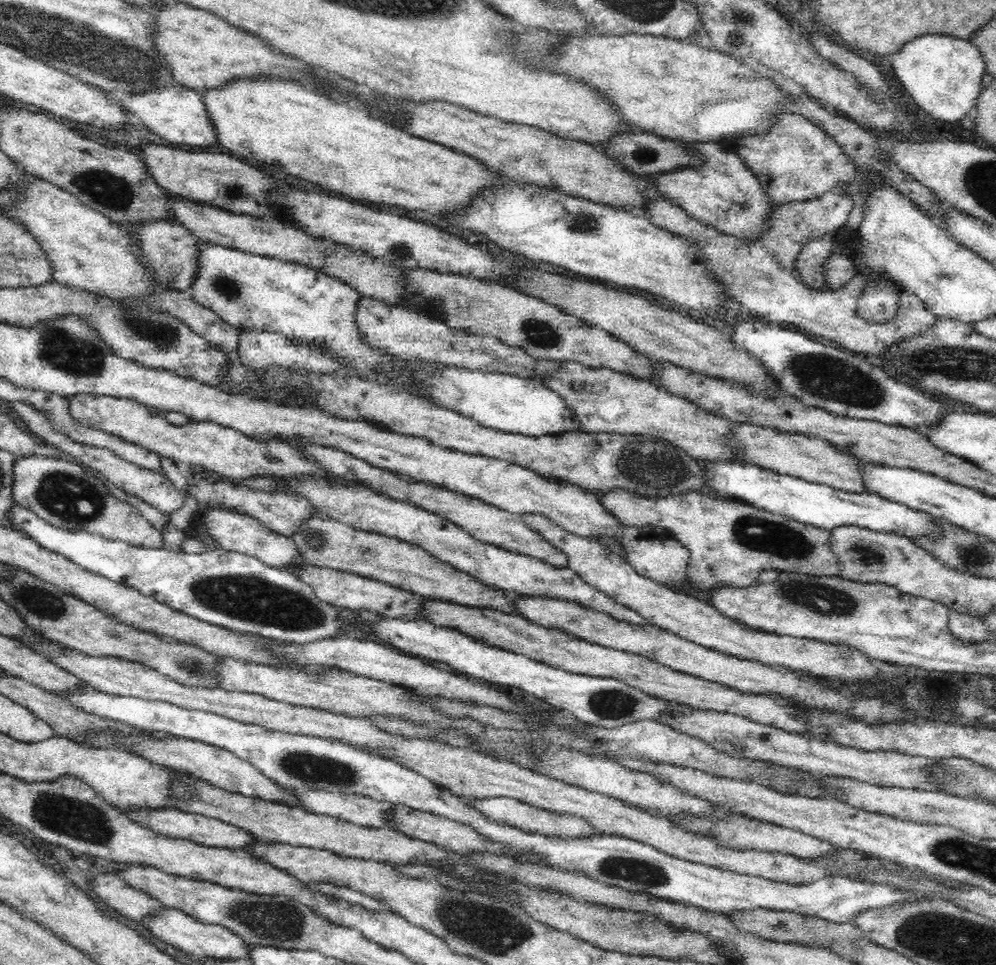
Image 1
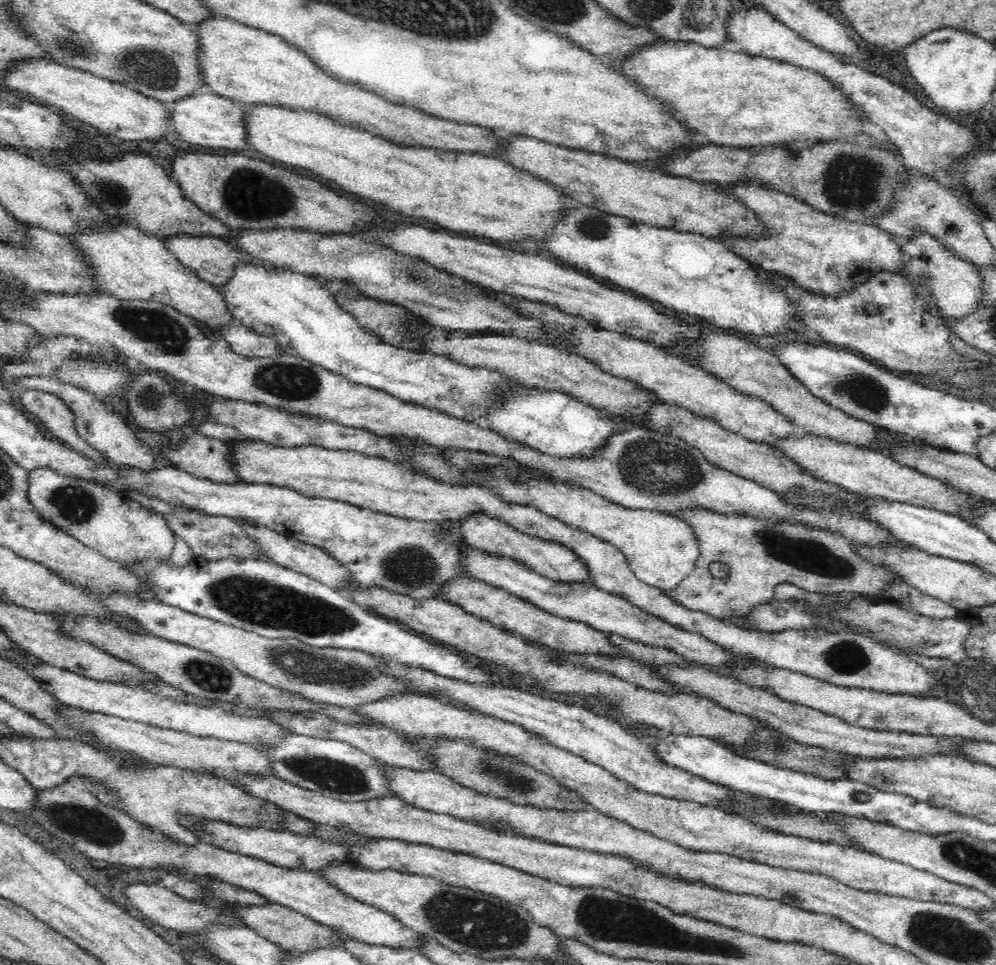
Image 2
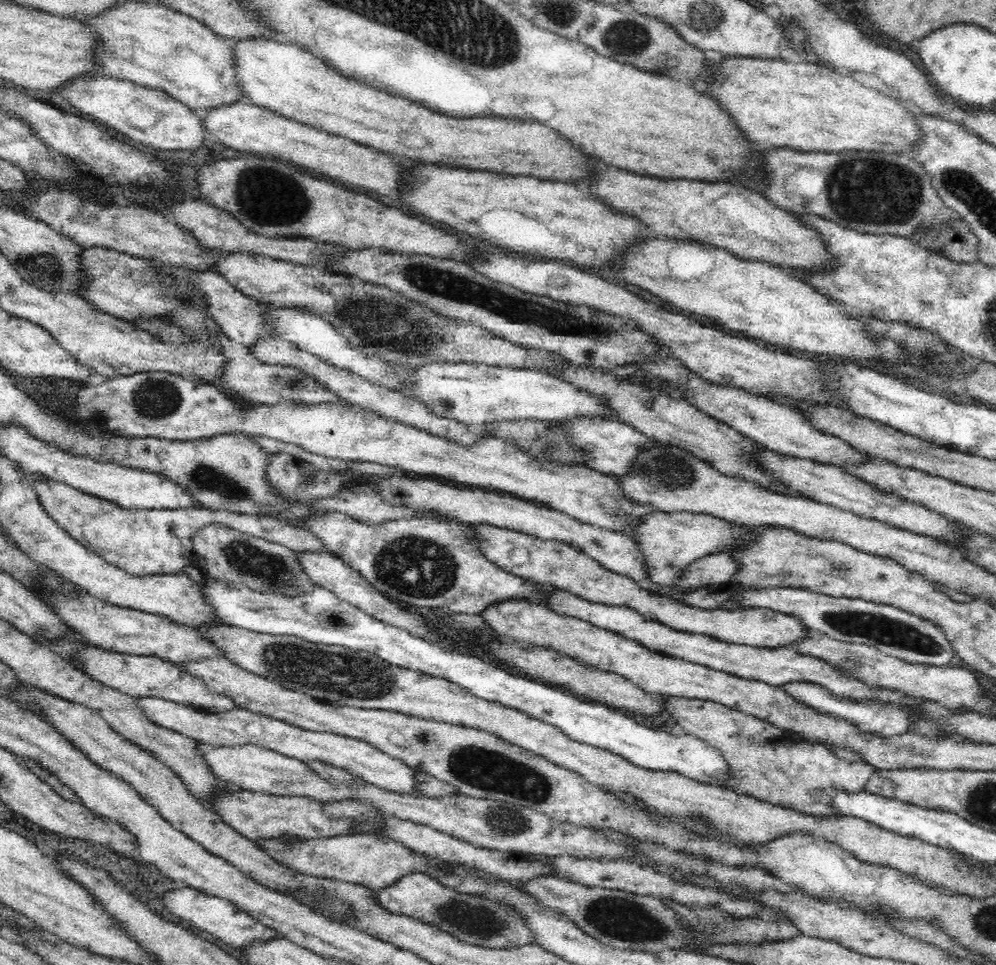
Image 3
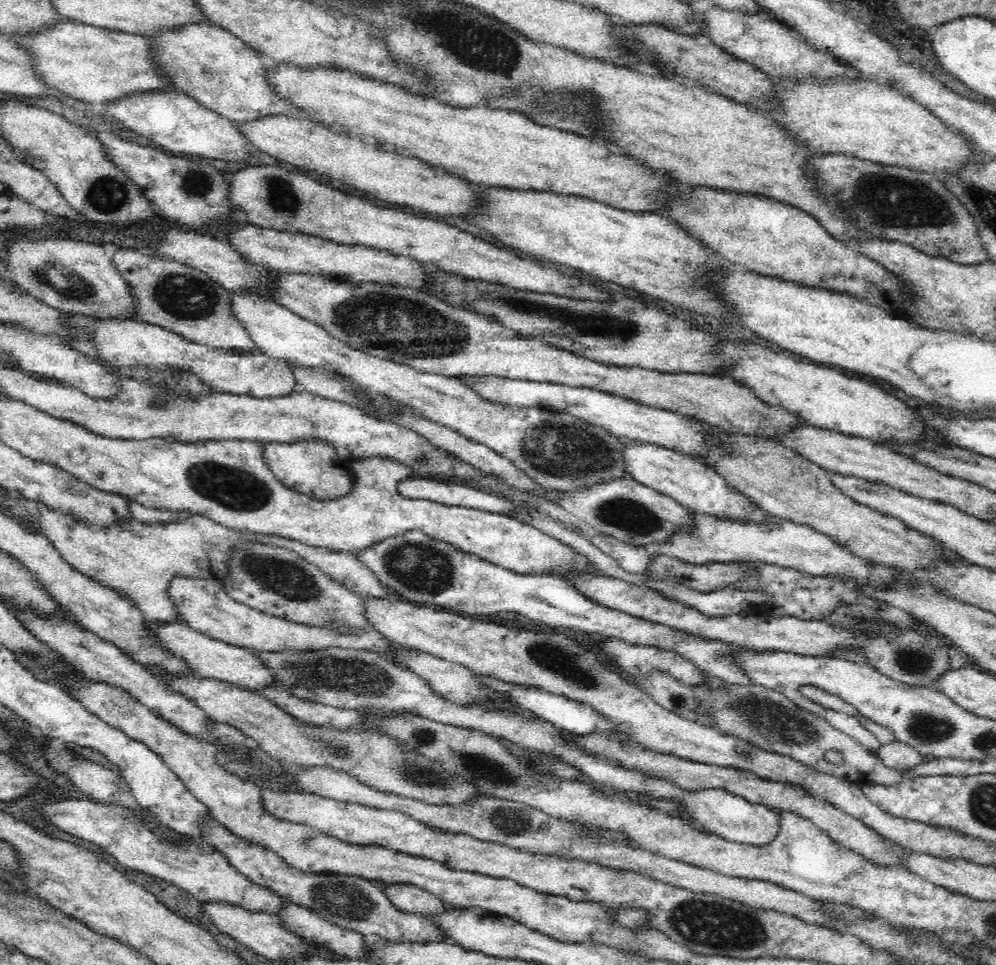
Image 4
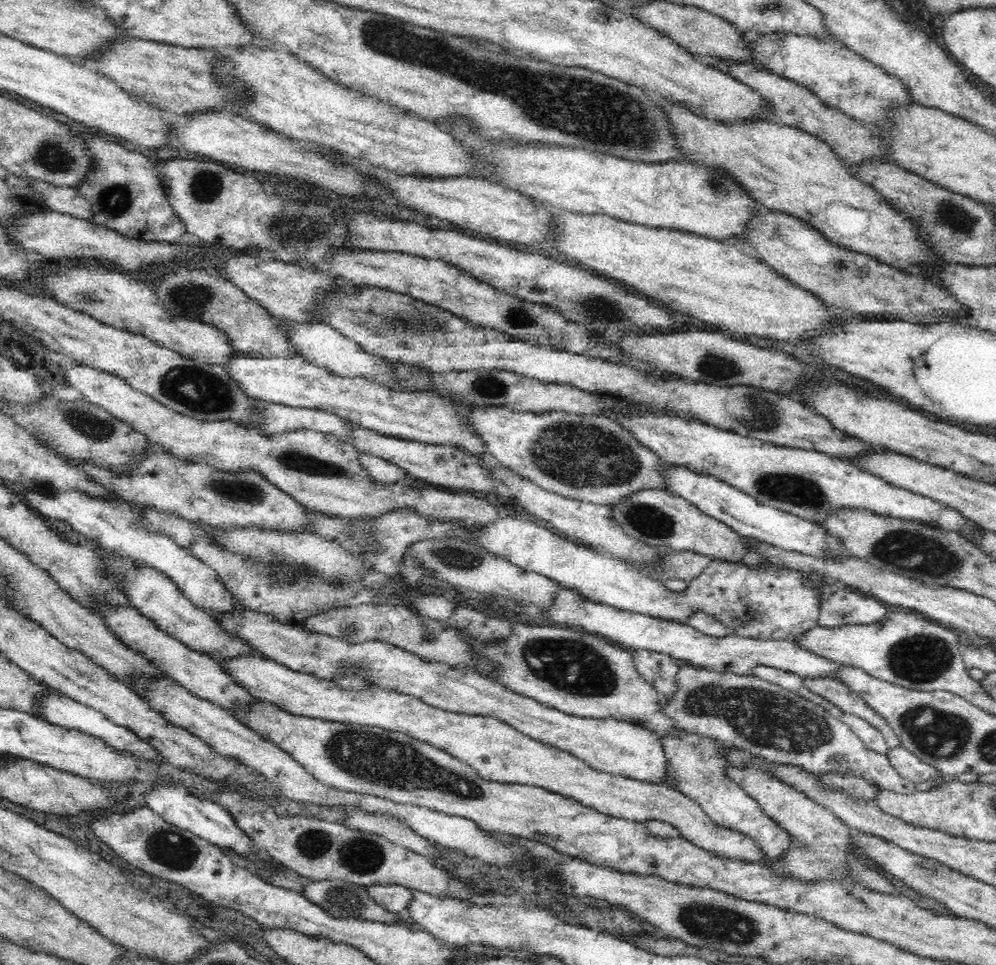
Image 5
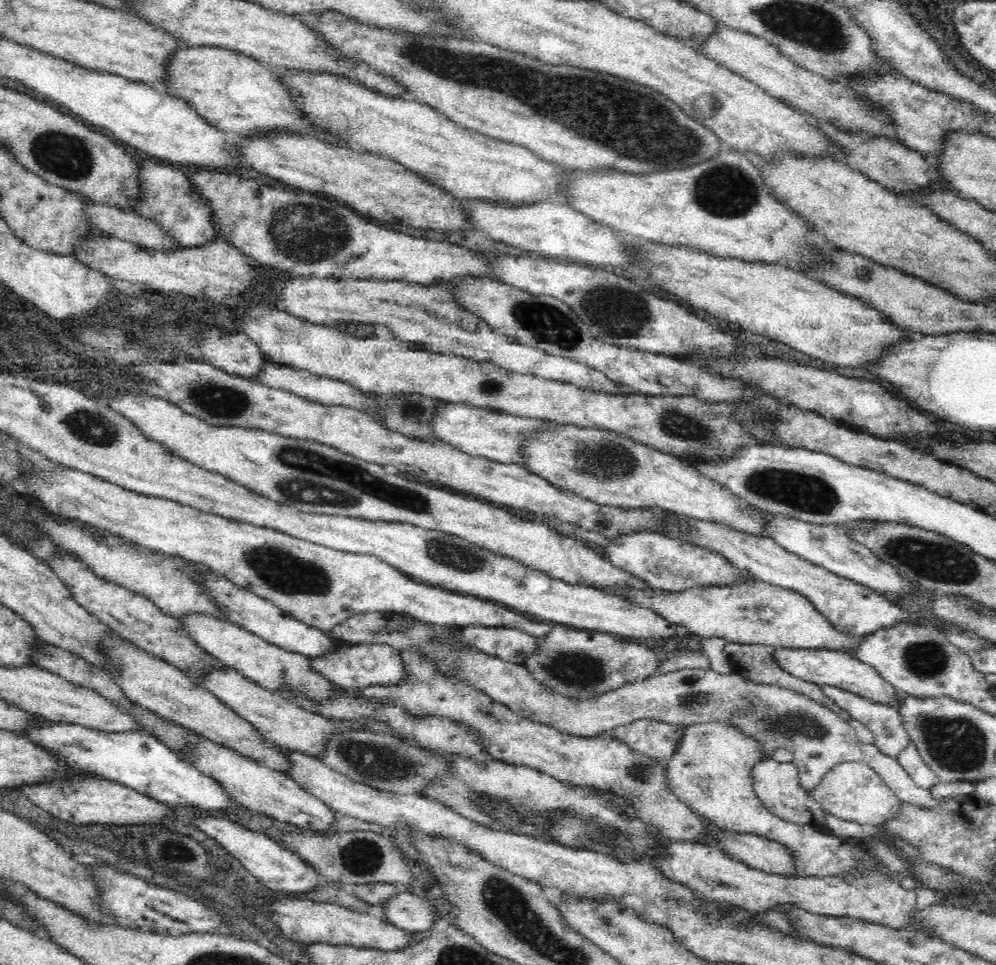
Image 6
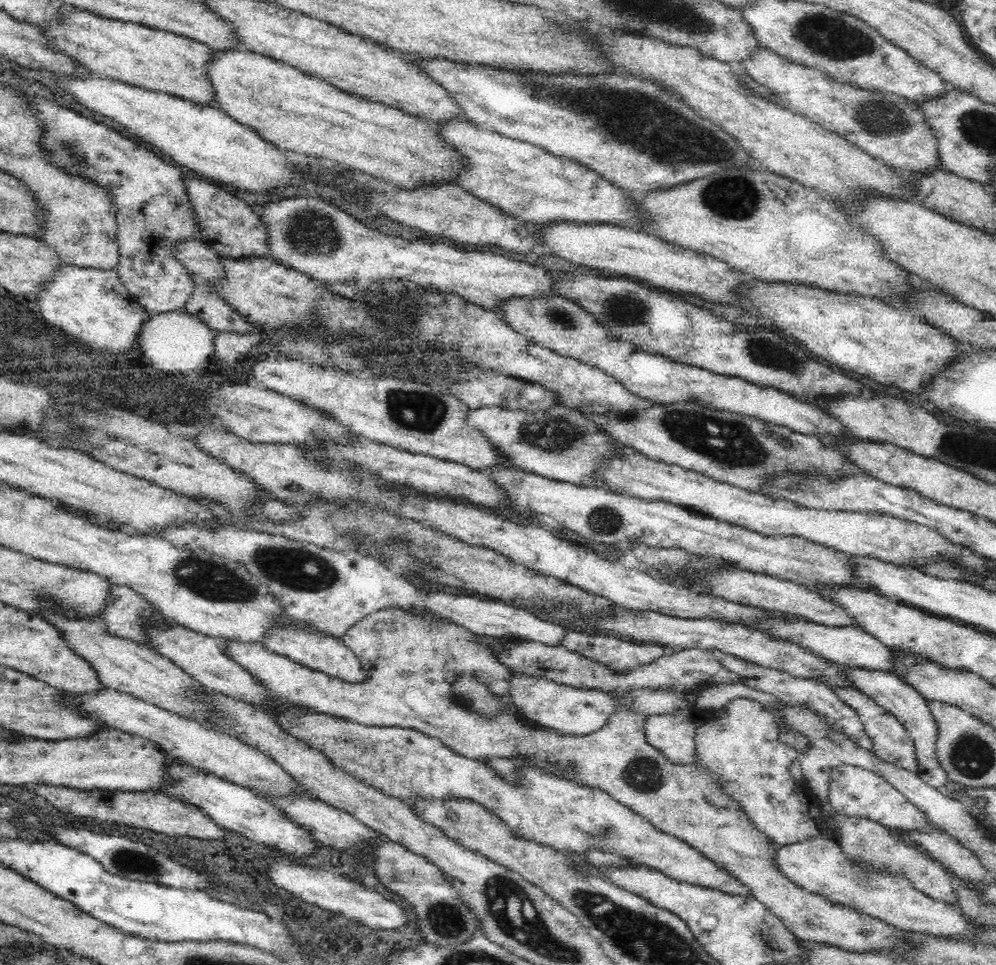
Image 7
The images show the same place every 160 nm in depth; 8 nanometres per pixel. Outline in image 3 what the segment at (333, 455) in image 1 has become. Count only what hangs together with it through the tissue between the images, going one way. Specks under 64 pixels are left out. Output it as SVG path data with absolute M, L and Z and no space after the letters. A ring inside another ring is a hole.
M482 523L478 525L478 537L482 540L480 552L496 566L517 574L519 577L539 583L550 583L585 598L586 601L610 607L622 607L638 612L650 621L658 622L670 629L689 634L707 635L734 645L747 645L764 649L792 647L805 642L811 630L800 618L767 608L738 610L704 610L689 606L680 599L661 595L642 588L633 578L604 568L594 558L578 547L560 541L545 541L541 538L515 530L498 528Z

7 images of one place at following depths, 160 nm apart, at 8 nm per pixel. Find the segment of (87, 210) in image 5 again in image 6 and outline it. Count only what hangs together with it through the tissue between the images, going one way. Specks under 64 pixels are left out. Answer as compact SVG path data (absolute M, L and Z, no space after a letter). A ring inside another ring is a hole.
M90 202L90 219L104 233L143 246L146 250L170 254L182 250L183 246L176 237L162 229L156 221L142 217L134 210L125 211L106 205Z

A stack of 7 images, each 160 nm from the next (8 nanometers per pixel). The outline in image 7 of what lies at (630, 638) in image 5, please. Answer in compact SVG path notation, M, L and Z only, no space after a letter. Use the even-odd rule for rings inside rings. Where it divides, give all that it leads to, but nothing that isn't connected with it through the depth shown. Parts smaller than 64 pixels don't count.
M850 668L849 671L851 683L858 690L872 697L878 703L878 706L885 708L888 712L896 716L910 731L918 757L918 770L916 770L916 774L934 788L944 786L949 781L949 778L946 768L944 768L939 758L937 743L940 736L940 727L938 727L938 719L934 717L932 709L930 709L929 699L914 689L908 682L905 682L904 679L896 675Z

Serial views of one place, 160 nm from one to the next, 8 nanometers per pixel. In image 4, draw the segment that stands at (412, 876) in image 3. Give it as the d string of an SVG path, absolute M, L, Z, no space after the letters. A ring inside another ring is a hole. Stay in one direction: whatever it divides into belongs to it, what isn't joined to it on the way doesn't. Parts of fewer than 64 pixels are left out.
M393 883L388 886L387 893L389 901L398 910L405 913L430 916L445 909L445 906L448 905L426 890L401 883Z

